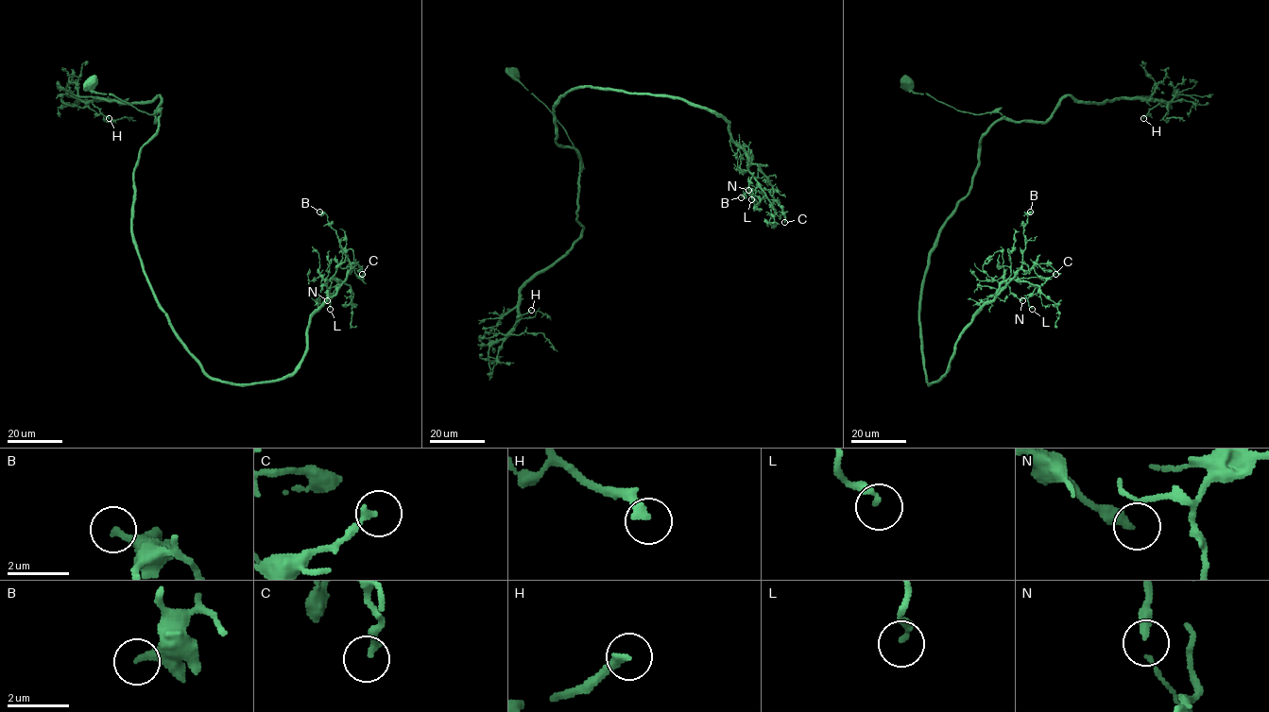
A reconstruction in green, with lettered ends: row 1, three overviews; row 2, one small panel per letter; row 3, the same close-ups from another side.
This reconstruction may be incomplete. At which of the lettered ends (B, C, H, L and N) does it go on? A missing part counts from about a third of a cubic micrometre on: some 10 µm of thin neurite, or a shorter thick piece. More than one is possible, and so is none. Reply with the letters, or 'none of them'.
none of them

